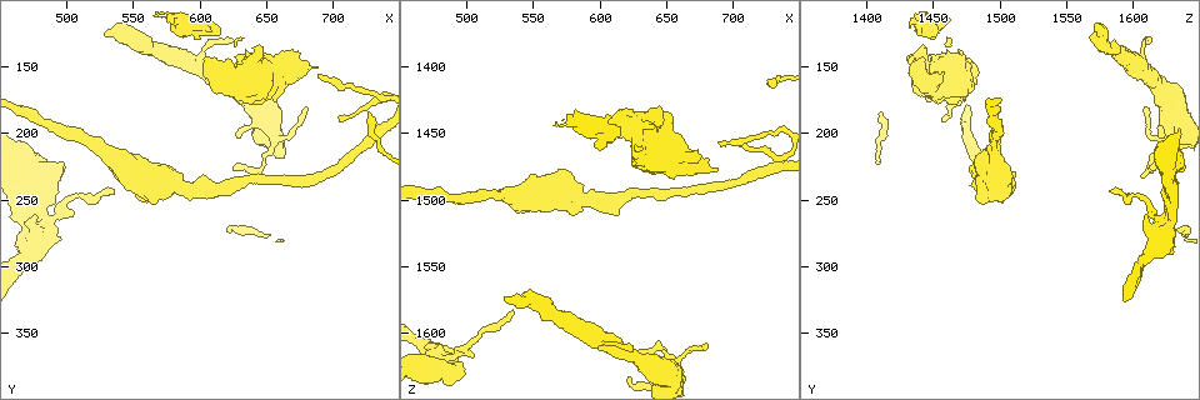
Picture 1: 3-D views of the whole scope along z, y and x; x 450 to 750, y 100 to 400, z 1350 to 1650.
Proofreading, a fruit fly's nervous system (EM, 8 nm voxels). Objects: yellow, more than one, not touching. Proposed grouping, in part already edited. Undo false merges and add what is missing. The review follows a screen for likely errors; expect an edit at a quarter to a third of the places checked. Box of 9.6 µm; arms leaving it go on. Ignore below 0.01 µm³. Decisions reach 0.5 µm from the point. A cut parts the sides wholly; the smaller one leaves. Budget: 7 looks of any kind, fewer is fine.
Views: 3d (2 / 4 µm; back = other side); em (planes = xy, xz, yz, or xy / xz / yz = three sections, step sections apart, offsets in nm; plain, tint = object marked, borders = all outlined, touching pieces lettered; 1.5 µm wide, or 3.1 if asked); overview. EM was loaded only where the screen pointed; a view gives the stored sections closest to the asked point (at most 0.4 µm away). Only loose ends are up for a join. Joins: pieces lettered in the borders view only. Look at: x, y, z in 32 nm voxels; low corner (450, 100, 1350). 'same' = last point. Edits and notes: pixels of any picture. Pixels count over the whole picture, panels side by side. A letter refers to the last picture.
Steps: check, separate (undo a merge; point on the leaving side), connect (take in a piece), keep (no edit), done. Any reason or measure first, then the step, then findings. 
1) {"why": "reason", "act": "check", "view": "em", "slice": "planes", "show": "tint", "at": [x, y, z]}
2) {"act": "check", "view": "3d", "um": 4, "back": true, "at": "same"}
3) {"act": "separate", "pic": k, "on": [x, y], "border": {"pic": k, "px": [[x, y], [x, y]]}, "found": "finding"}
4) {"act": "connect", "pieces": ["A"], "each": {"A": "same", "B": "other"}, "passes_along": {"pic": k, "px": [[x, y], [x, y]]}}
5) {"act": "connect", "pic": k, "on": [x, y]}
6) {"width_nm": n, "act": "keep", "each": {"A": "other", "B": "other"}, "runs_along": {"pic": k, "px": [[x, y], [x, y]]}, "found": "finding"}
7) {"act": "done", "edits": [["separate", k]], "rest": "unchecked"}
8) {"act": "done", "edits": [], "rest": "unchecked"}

{"why": "free end", "act": "check", "view": "em", "slice": "yz", "step": 8, "show": "tint", "at": [578, 228, 1512]}

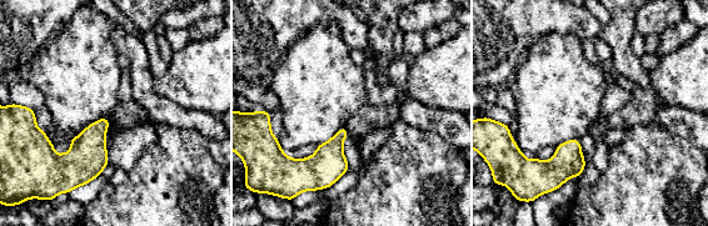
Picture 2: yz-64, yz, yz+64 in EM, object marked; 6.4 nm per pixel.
{"act": "check", "view": "em", "slice": "planes", "show": "tint", "at": "same"}

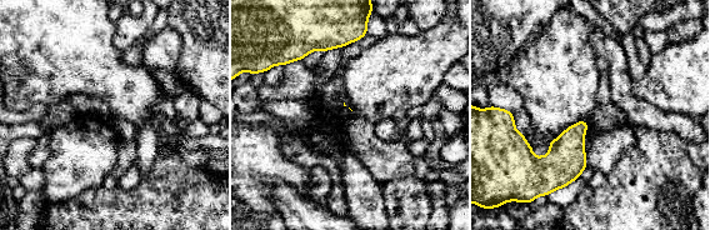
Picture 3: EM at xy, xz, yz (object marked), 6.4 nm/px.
{"why": "see the neighbours", "act": "check", "view": "em", "slice": "planes", "show": "borders", "at": "same"}

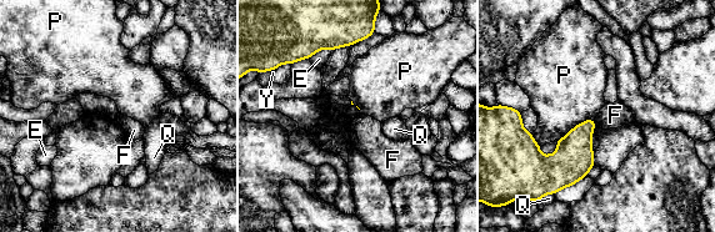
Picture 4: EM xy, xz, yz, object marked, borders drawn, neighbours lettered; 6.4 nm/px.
{"act": "keep", "each": {"E": "other", "F": "other", "P": "other", "Q": "other", "Y": "other"}, "border": {"pic": 4, "px": [[594, 120], [596, 125]]}, "found": "no lettered piece goes on from it"}

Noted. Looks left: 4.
{"why": "end of a long branch", "act": "check", "view": "em", "slice": "planes", "show": "plain", "at": [534, 244, 1582]}

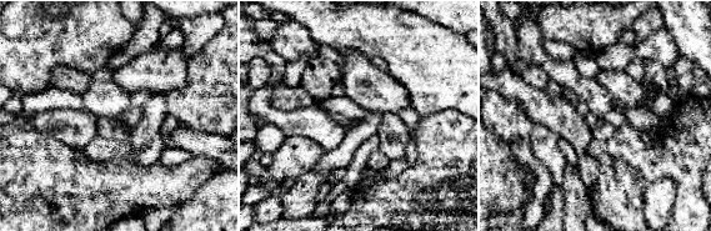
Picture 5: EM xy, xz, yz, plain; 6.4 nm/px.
{"why": "what lies round it", "act": "check", "view": "em", "slice": "planes", "show": "borders", "at": "same"}

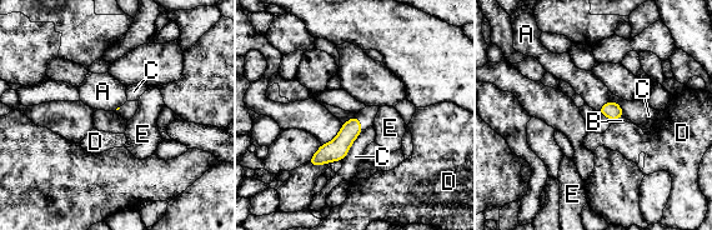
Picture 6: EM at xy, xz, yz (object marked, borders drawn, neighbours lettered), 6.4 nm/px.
{"act": "keep", "each": {"A": "other", "B": "other", "C": "other", "D": "other", "E": "other"}, "border": {"pic": 6, "px": [[610, 101], [597, 110]]}, "found": "no lettered piece goes on from it"}

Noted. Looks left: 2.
{"act": "check", "view": "em", "slice": "planes", "show": "tint", "at": [498, 224, 1626]}

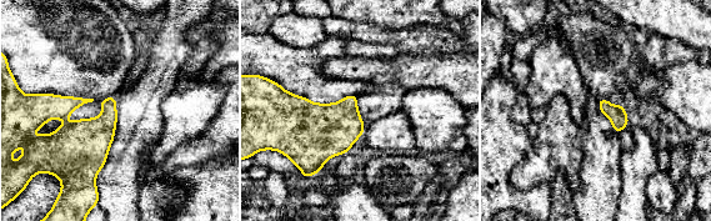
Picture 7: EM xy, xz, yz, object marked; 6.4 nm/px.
{"why": "see the neighbours", "act": "check", "view": "em", "slice": "planes", "show": "borders", "at": "same"}

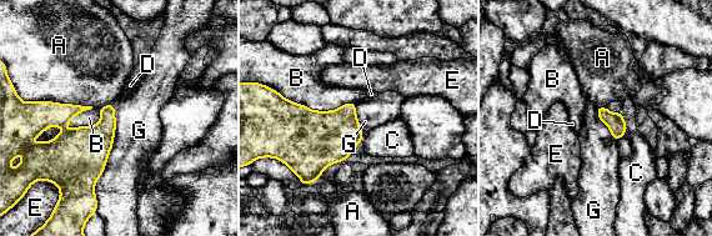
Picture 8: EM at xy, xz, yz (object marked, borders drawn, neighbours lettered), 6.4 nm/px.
{"act": "keep", "each": {"A": "other", "B": "other", "C": "other", "D": "other", "E": "other", "G": "other"}, "border": {"pic": 8, "px": [[114, 104], [96, 201]]}, "found": "no lettered piece goes on from it"}

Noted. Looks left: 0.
{"act": "done", "edits": [], "rest": "unchecked"}

